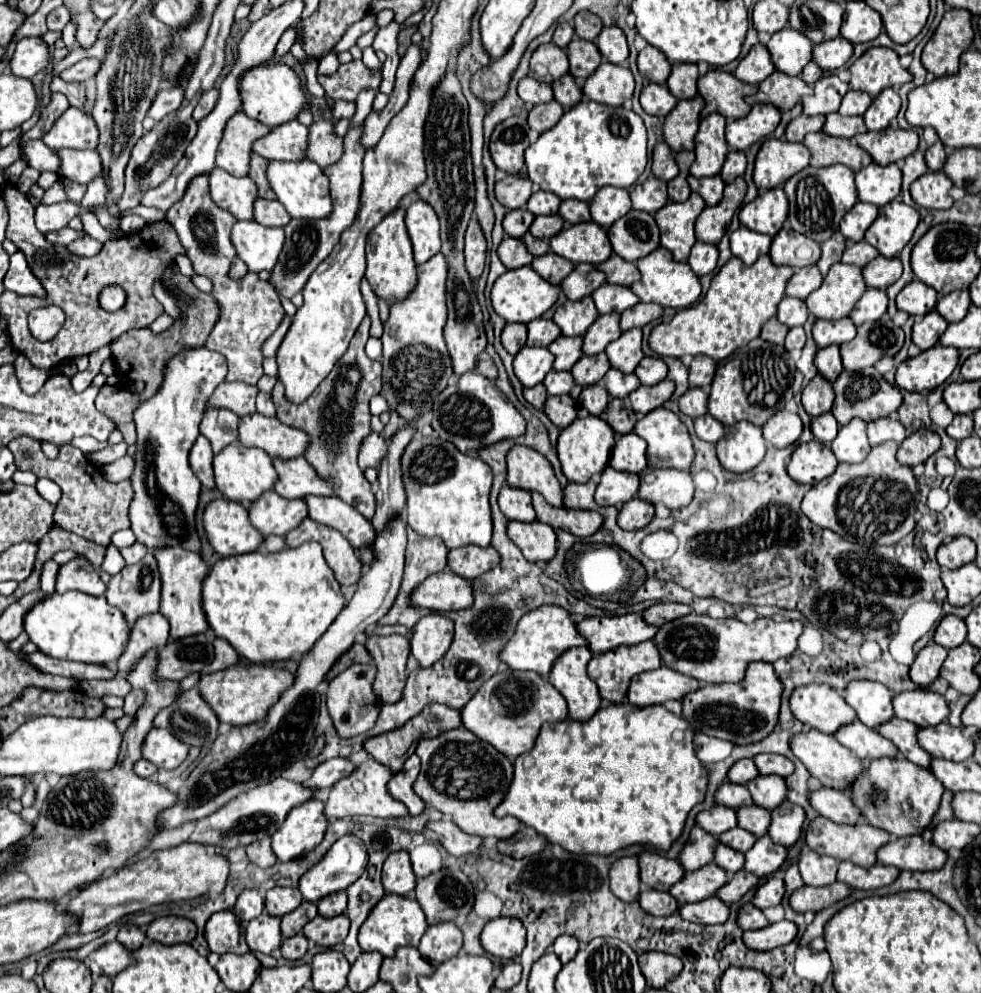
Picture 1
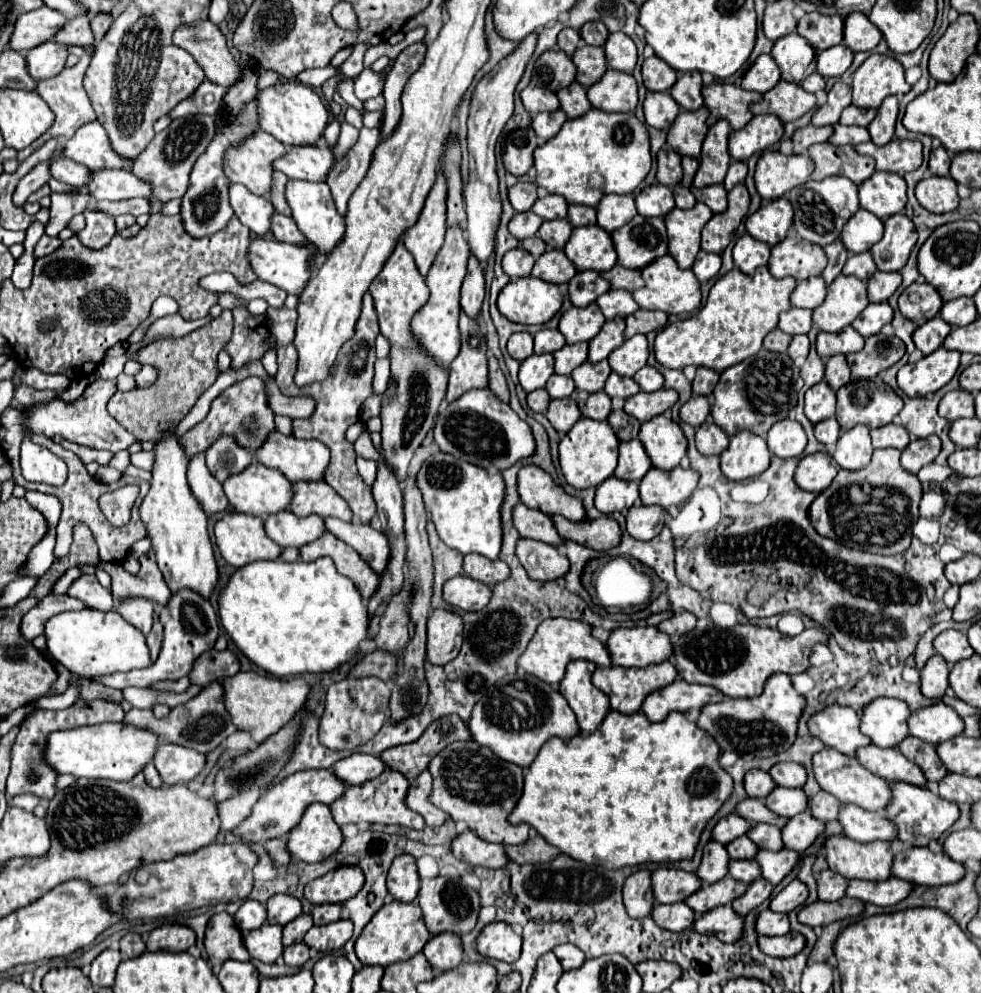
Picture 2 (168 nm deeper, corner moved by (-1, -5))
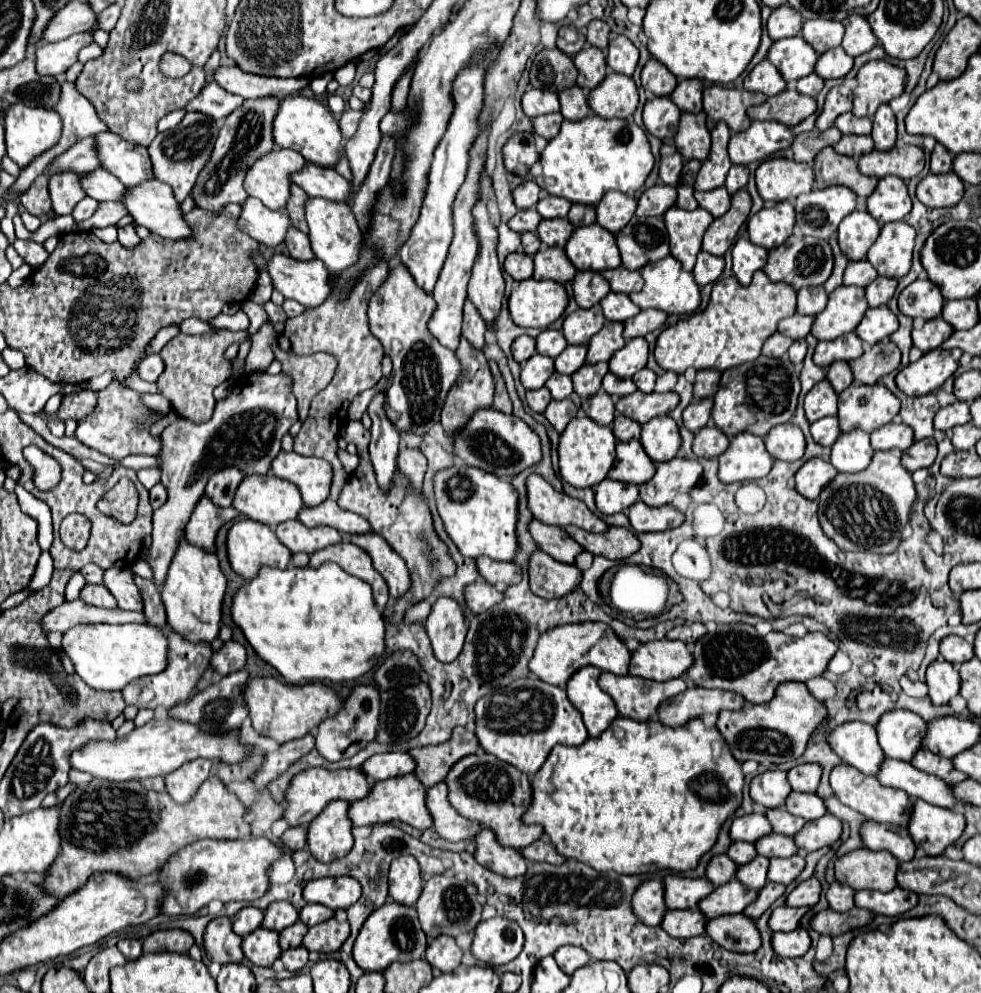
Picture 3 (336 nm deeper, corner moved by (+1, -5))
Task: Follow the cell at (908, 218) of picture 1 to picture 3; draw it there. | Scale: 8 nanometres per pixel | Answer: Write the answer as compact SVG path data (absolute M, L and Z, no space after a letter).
M905 221L887 223L867 253L867 261L881 277L899 279L909 273L915 247L915 231Z

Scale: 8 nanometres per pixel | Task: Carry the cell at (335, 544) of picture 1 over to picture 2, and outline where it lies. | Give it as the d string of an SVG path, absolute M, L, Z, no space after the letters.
M325 531L319 539L315 539L313 543L307 543L299 549L299 555L303 561L315 561L321 555L327 555L333 559L337 571L345 577L349 577L359 595L365 597L365 601L375 593L377 589L377 573L359 557L359 553L355 549L351 549L347 543L339 541L333 533Z

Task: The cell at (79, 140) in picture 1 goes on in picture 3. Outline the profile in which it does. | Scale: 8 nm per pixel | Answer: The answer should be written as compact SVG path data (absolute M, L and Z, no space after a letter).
M101 133L97 135L97 153L101 155L101 165L127 187L155 179L147 147L125 141L115 133Z

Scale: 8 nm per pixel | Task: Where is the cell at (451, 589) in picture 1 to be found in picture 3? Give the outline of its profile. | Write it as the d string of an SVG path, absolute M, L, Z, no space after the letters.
M479 579L477 583L471 583L465 589L465 599L467 599L467 607L473 613L485 613L487 609L503 601L503 593L495 585L487 583L485 579Z

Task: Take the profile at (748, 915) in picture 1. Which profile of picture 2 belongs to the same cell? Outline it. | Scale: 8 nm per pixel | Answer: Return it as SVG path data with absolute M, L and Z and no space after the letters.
M765 909L757 915L755 931L759 935L785 935L789 933L789 919L783 913L773 913L771 909Z

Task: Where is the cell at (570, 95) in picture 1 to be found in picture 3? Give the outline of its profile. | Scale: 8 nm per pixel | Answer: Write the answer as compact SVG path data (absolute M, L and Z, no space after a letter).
M569 87L559 93L559 103L561 103L561 115L569 121L579 121L589 115L589 105L587 105L587 95L581 87Z

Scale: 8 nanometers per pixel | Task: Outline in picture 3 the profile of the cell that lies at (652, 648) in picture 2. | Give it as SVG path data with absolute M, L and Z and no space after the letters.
M661 639L661 641L643 643L643 645L639 645L637 651L633 651L629 675L637 675L637 677L643 677L643 679L651 679L651 681L669 681L669 679L677 679L683 673L687 673L687 669L691 665L693 665L693 655L691 655L691 651L687 649L685 643Z

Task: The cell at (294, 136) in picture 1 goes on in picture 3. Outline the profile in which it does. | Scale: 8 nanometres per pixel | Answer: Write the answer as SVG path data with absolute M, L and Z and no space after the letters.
M311 163L305 165L305 171L293 175L293 181L309 195L309 197L321 197L329 201L351 201L351 183L343 179L335 169L321 169L313 167Z

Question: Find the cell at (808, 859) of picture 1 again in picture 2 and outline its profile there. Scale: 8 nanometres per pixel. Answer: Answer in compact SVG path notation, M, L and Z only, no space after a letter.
M825 869L817 877L817 895L821 901L837 901L845 895L847 879L831 869Z

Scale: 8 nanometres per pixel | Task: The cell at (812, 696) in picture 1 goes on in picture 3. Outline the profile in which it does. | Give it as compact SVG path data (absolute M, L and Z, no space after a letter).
M843 723L829 735L831 749L841 757L843 763L859 769L865 775L875 777L885 759L879 743L877 731L867 723Z

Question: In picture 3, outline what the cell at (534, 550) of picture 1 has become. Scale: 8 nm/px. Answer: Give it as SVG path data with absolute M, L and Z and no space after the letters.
M537 551L529 561L531 591L543 599L559 599L581 583L581 571L575 565L555 561L551 555Z

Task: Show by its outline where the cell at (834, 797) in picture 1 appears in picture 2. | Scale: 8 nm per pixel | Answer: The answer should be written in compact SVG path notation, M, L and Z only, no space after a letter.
M845 803L839 807L837 821L843 827L843 833L849 839L867 843L867 841L895 841L895 825L887 821L885 811L865 811L857 805Z

